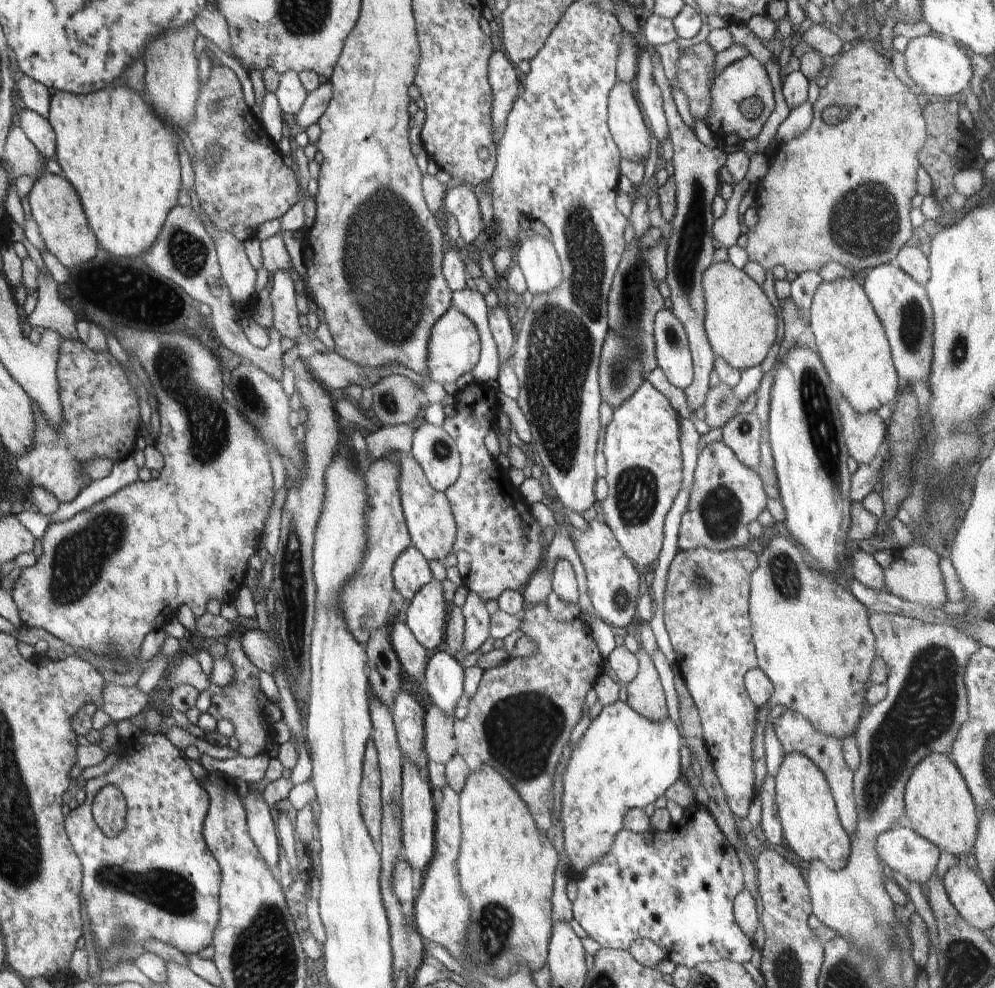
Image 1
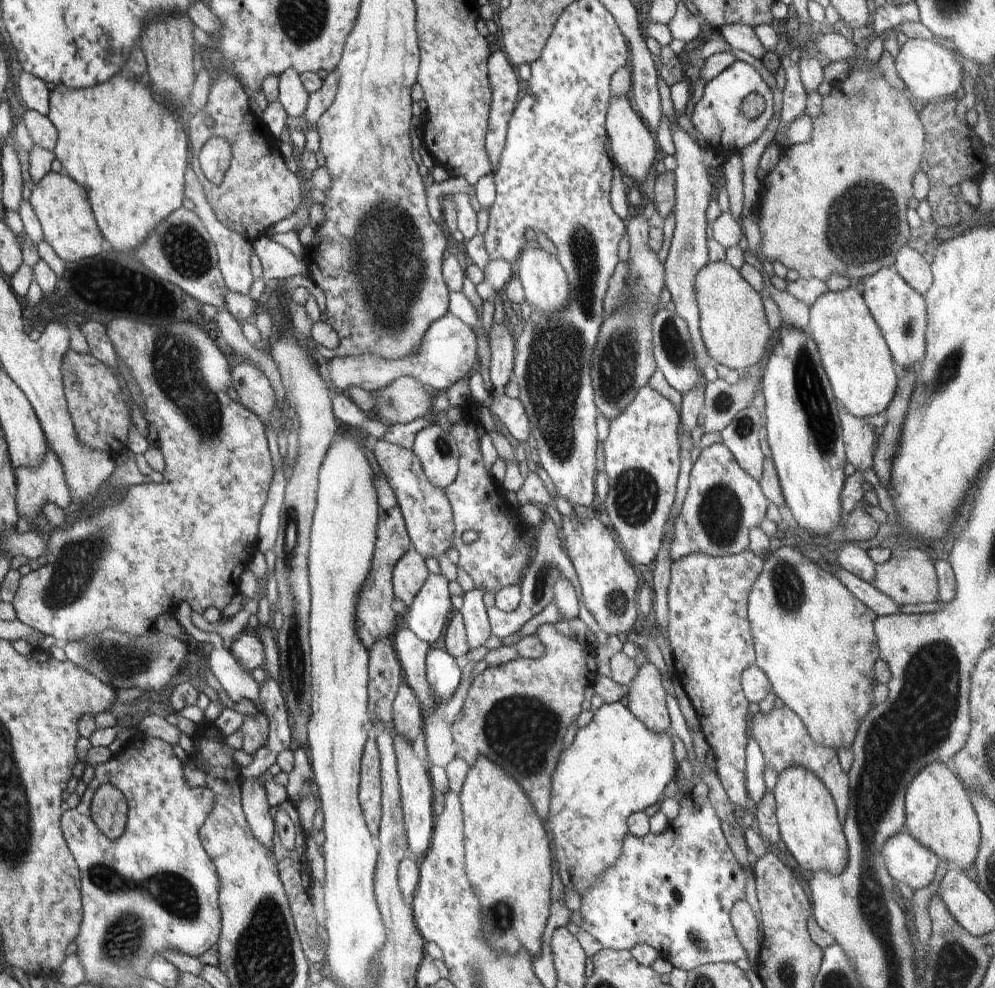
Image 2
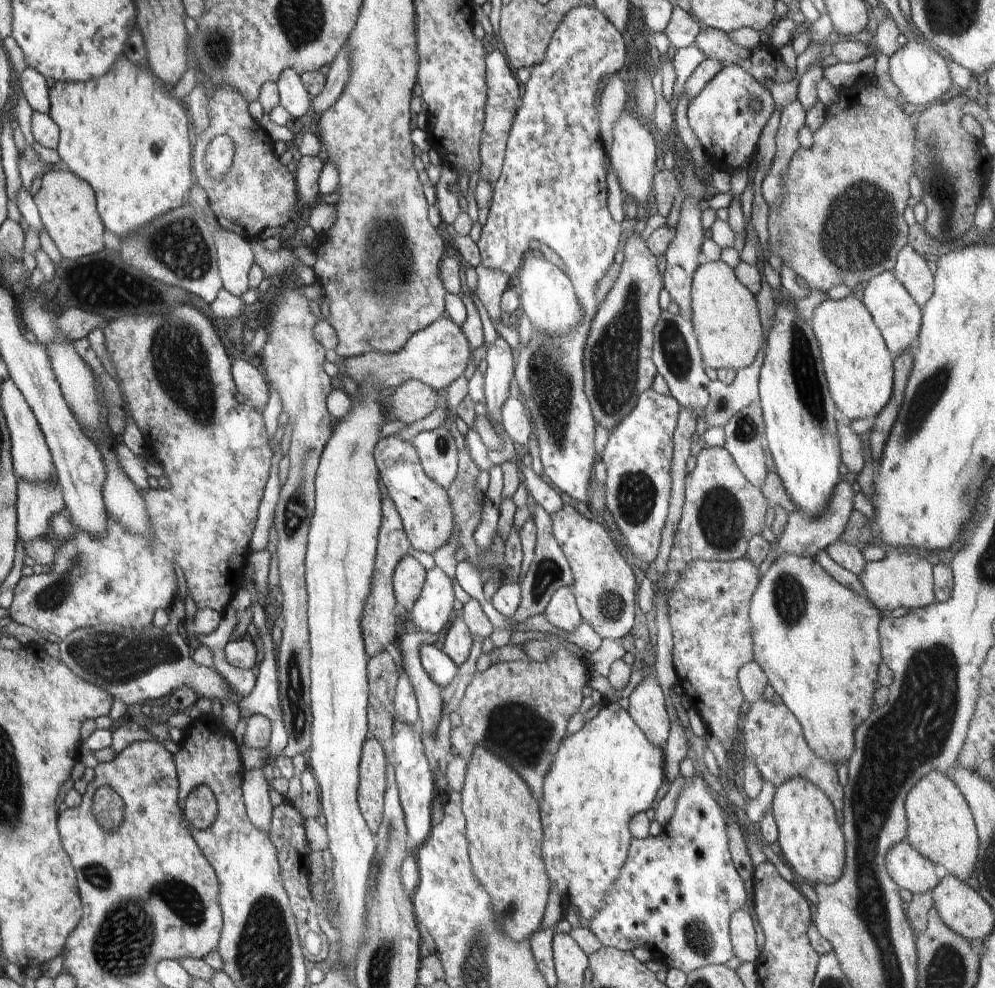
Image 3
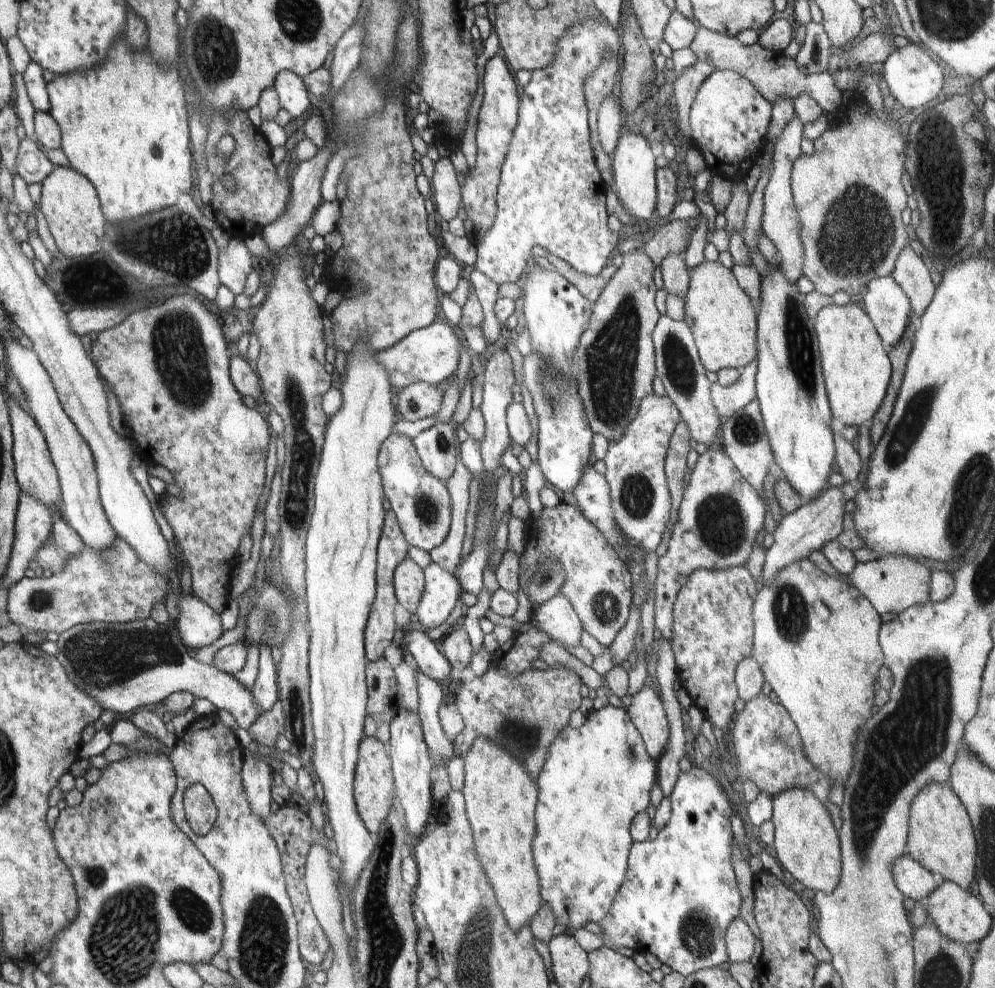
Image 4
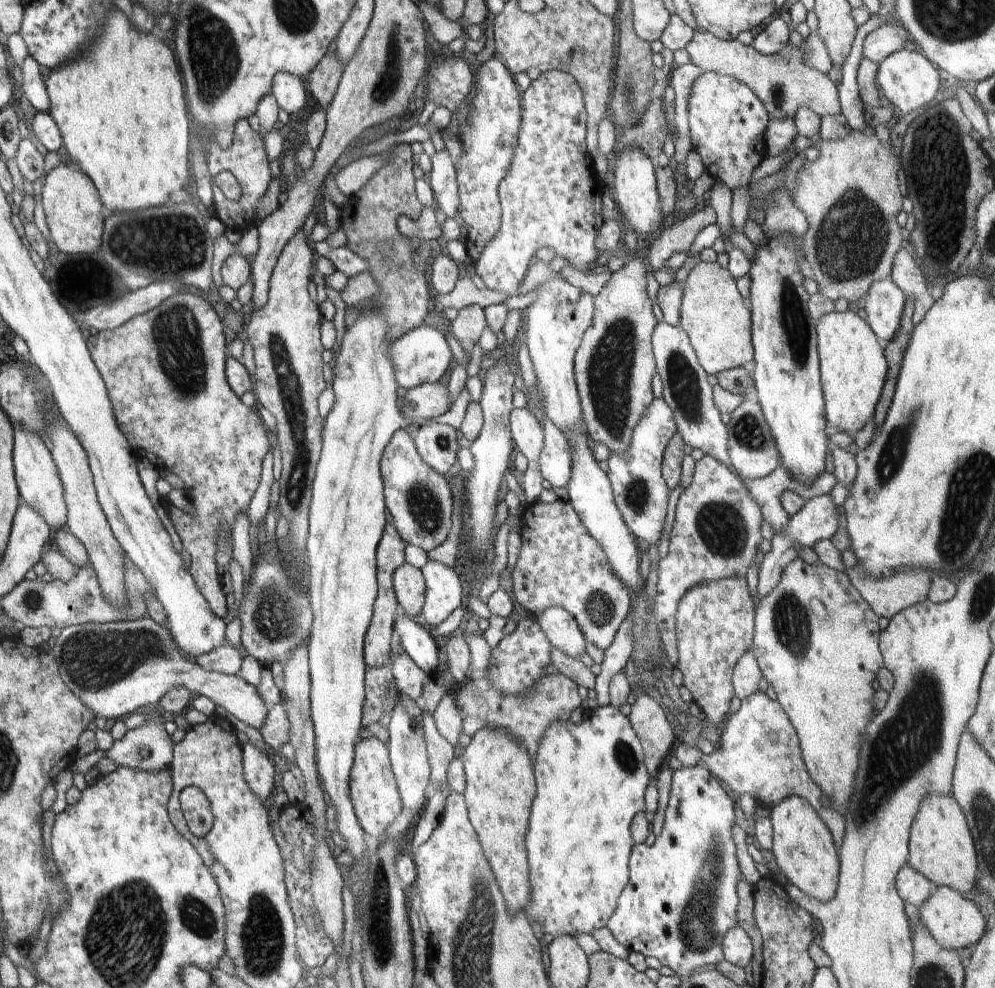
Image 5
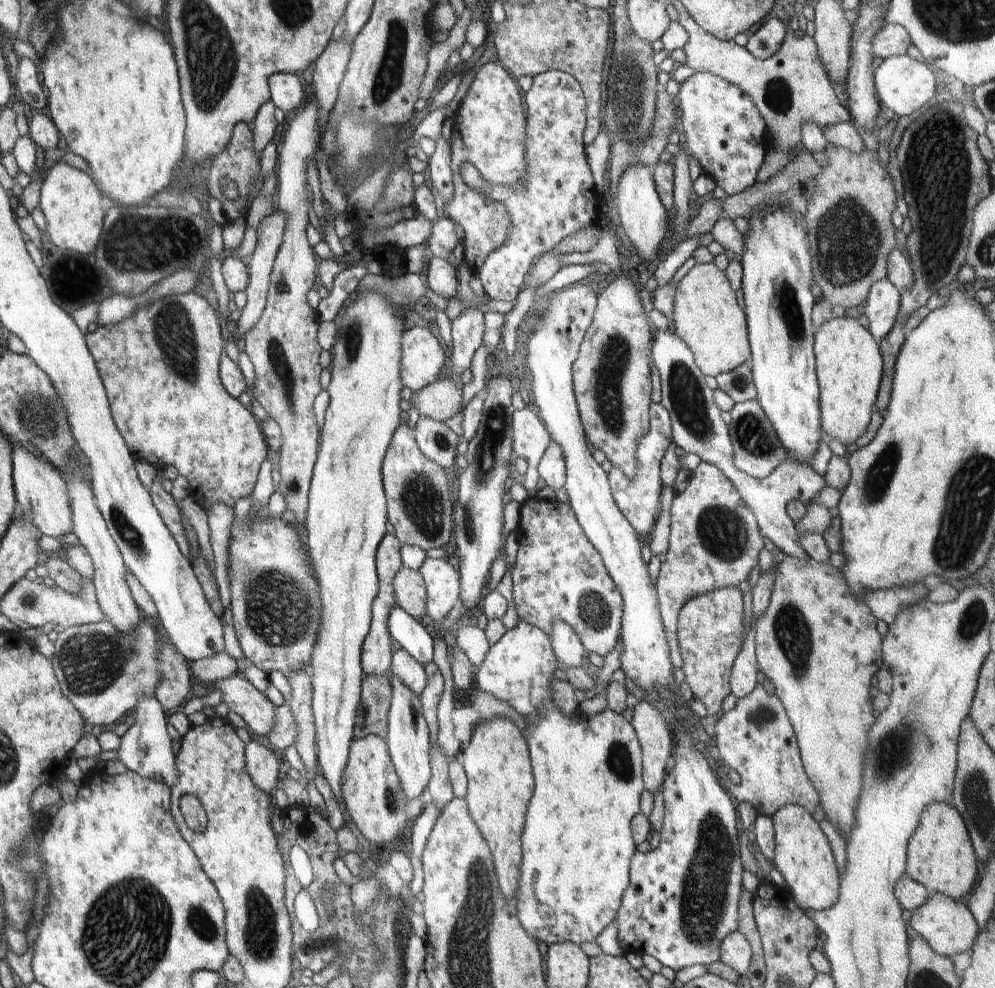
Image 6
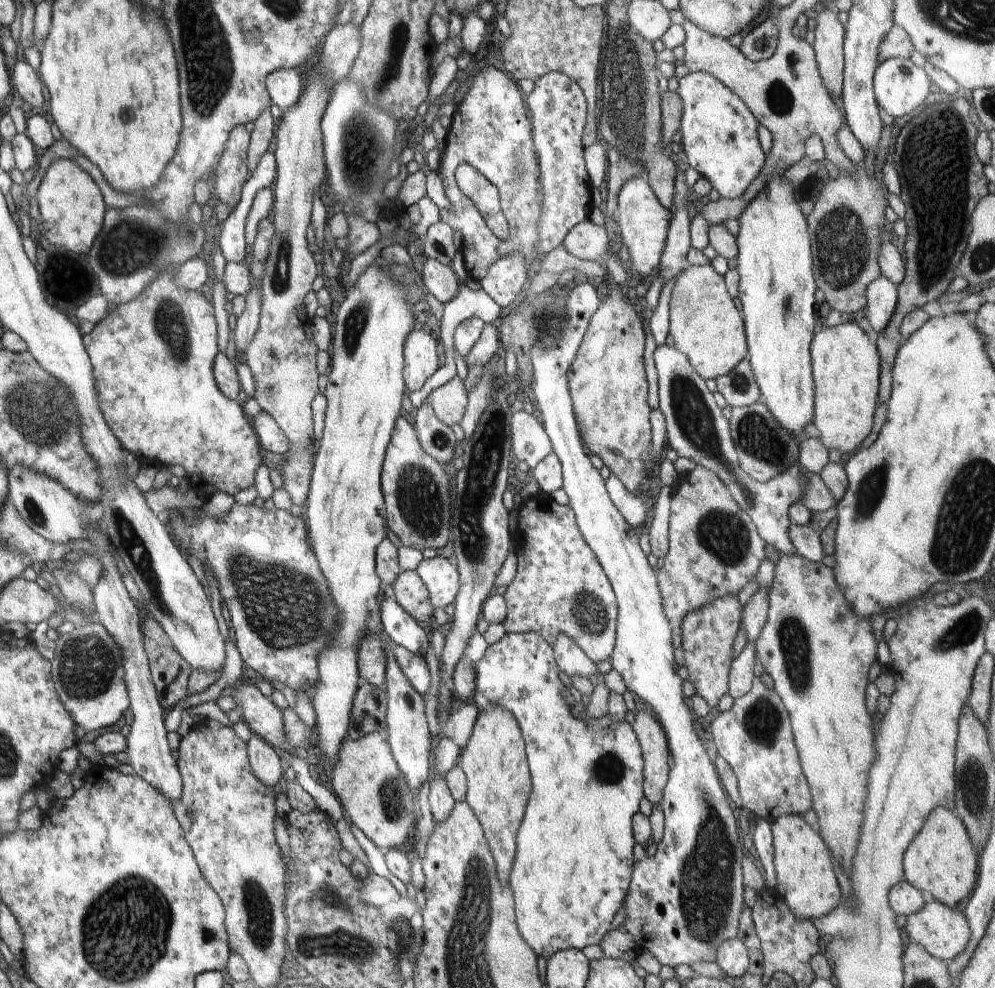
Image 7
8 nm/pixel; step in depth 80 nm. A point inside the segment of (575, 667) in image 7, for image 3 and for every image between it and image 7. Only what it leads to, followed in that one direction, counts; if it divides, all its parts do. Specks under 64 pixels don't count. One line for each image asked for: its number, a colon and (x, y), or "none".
3: (562, 612)
4: (557, 618)
5: (560, 626)
6: (566, 645)

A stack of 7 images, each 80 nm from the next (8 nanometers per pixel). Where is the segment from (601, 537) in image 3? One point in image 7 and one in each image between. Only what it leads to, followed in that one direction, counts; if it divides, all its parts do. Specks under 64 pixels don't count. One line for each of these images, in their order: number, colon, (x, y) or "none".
4: (598, 585)
5: (560, 565)
6: (558, 573)
7: (560, 588)

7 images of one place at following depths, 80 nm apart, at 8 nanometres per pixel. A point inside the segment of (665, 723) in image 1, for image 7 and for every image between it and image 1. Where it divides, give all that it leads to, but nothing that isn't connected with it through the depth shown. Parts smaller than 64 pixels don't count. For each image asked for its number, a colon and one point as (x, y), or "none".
2: (615, 766)
3: (600, 776)
4: (595, 778)
5: (591, 779)
6: (577, 845)
7: (572, 867)

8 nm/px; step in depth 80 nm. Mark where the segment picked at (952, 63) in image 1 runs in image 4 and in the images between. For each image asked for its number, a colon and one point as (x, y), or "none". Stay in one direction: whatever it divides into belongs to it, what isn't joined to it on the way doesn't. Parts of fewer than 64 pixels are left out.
2: (928, 68)
3: (921, 75)
4: (914, 79)

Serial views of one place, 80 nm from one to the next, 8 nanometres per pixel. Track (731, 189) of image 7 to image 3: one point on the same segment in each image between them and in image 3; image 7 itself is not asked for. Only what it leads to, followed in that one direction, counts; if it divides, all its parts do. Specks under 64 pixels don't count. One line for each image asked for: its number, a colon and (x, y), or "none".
3: (728, 128)
4: (729, 118)
5: (727, 122)
6: (725, 134)

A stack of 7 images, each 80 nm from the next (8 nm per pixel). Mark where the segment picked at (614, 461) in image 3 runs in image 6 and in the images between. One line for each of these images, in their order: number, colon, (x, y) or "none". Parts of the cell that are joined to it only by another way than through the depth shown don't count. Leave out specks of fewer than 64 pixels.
4: (640, 498)
5: (640, 492)
6: (640, 500)

